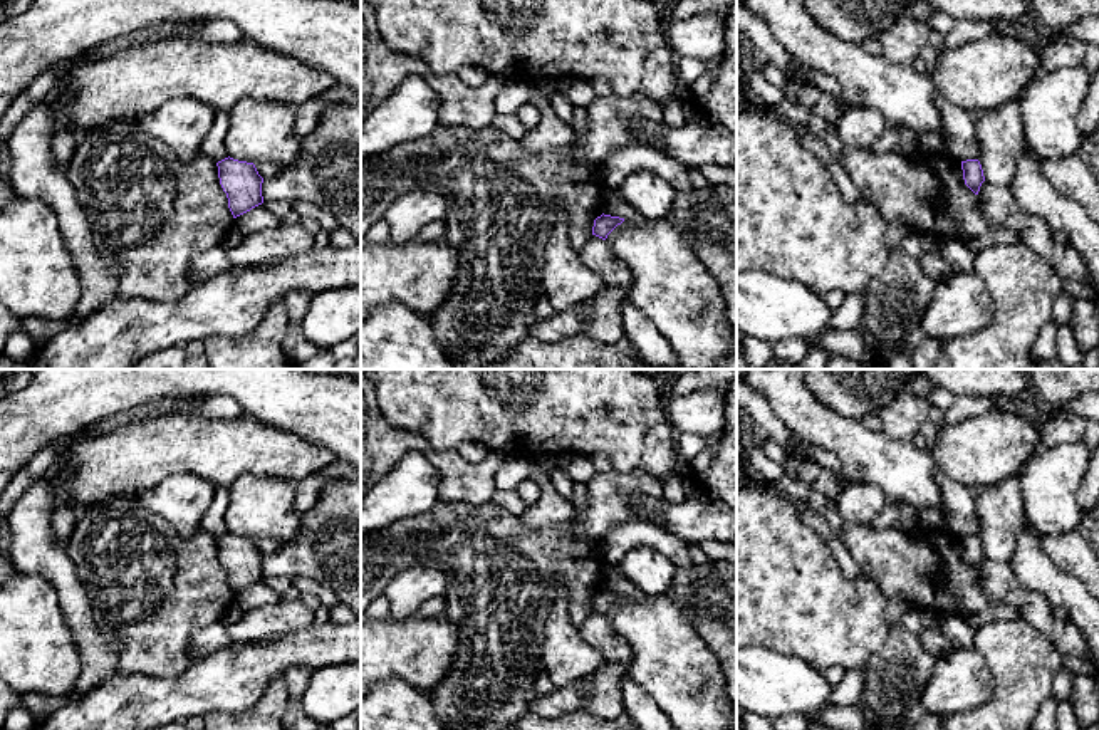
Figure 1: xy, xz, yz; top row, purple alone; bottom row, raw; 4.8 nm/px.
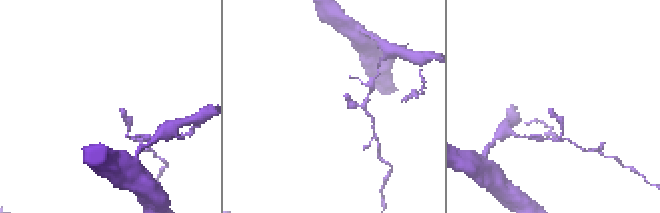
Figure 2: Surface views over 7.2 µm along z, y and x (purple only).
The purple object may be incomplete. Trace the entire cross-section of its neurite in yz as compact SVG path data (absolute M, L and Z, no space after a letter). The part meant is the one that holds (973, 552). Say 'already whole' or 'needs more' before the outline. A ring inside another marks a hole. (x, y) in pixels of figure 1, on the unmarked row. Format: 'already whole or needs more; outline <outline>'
already whole; outline M978 535L961 537L965 561L978 571L982 559L985 557L983 545Z

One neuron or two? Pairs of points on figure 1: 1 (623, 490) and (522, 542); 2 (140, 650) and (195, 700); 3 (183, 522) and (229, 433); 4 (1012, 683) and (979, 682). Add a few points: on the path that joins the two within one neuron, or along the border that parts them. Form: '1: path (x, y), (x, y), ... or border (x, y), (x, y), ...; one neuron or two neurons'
1: path (598, 516), (578, 521), (556, 542), (547, 542); one neuron
2: border (193, 662), (173, 677), (131, 675); two neurons
3: border (165, 480), (173, 475), (197, 474), (215, 485); two neurons
4: border (975, 648), (990, 673), (992, 695), (967, 712); two neurons

